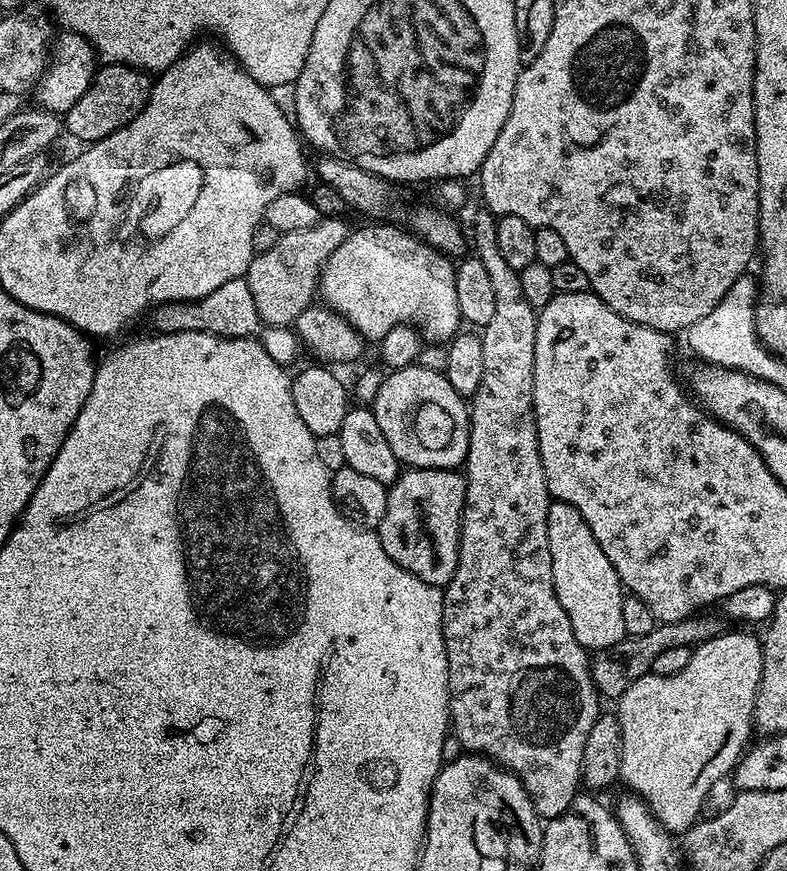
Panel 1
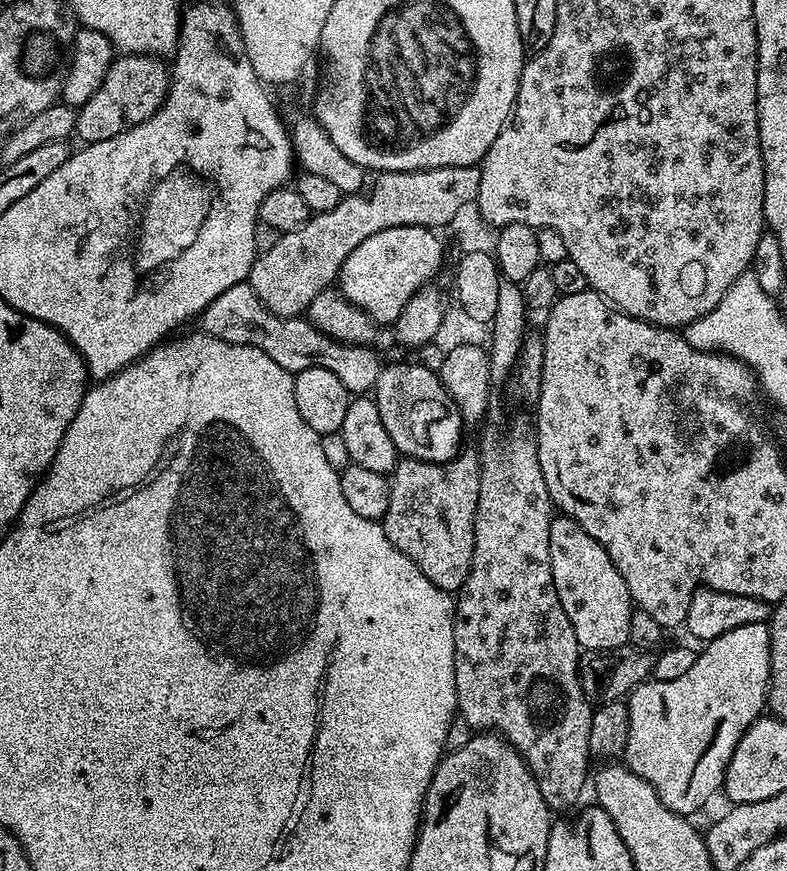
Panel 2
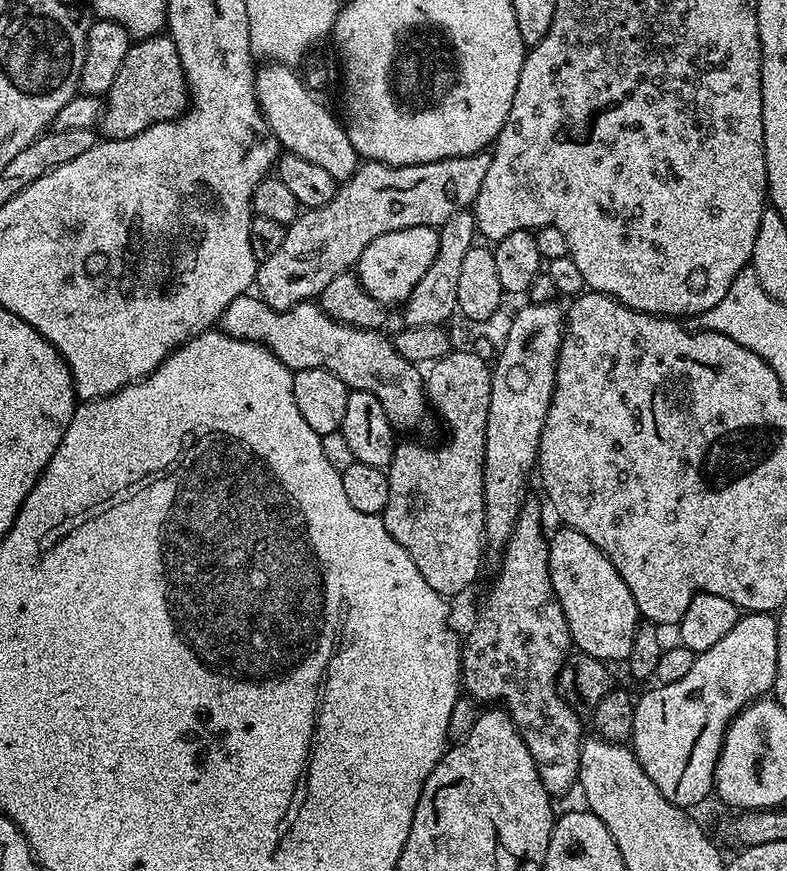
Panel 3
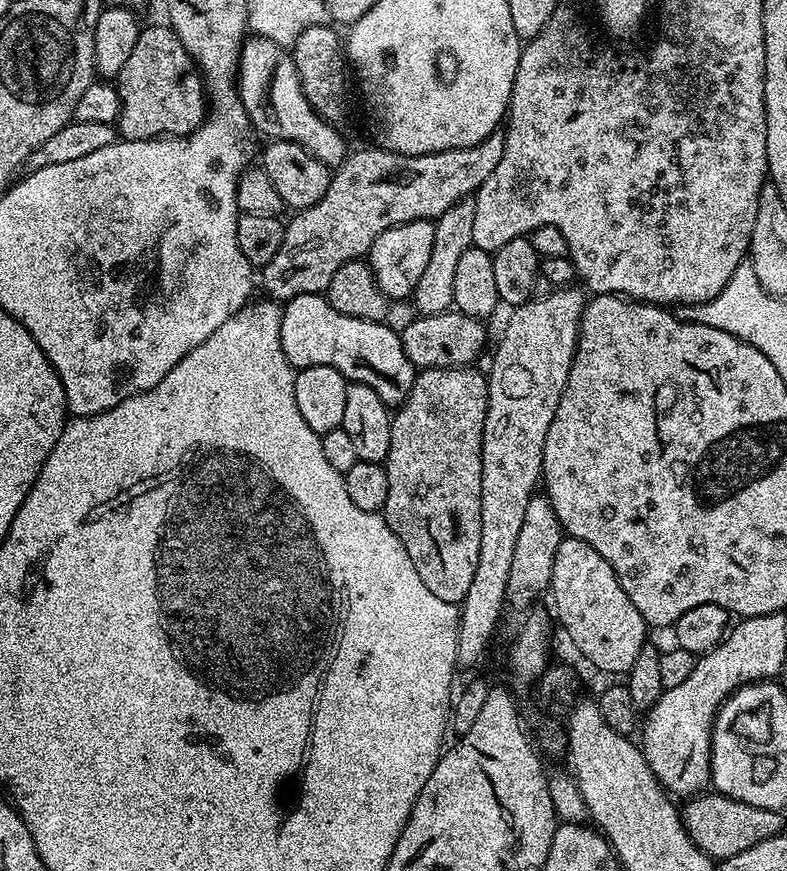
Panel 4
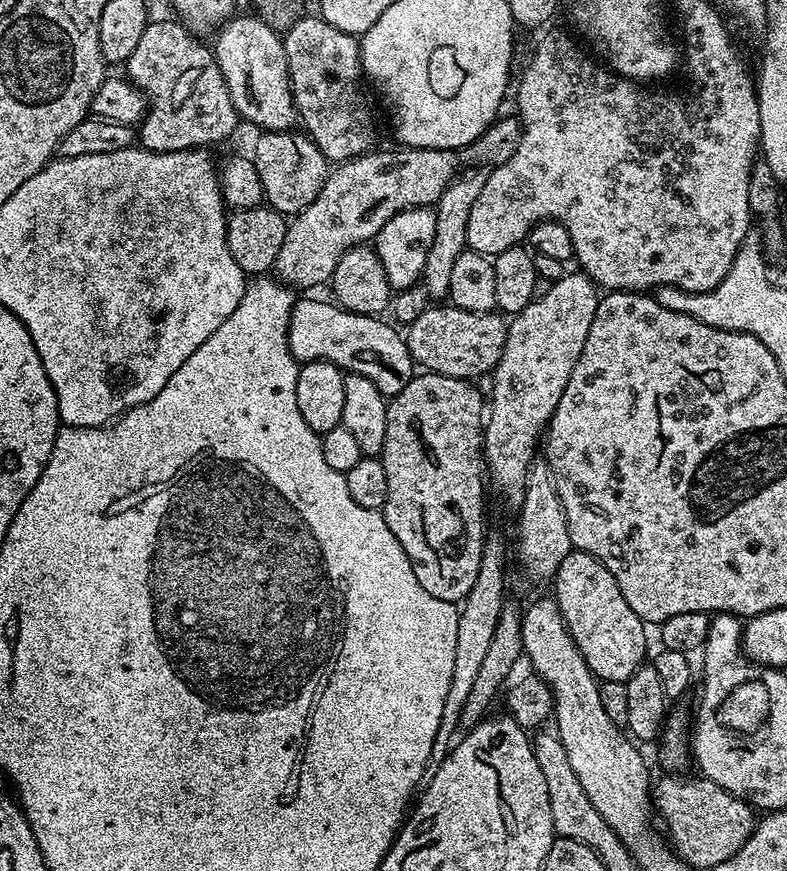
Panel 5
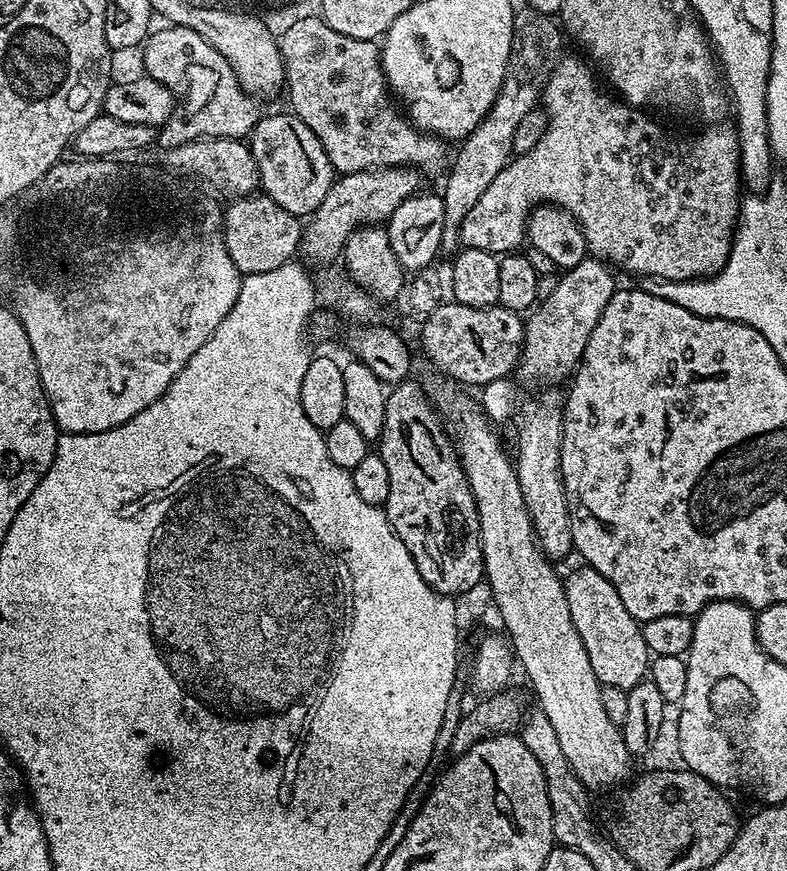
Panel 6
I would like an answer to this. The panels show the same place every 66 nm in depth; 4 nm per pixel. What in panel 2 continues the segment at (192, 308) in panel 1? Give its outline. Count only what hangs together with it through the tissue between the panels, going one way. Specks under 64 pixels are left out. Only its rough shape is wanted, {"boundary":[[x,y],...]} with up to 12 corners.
{"boundary":[[247,282],[218,294],[199,331],[262,350],[293,374],[325,368],[364,394],[371,347],[279,316]]}

